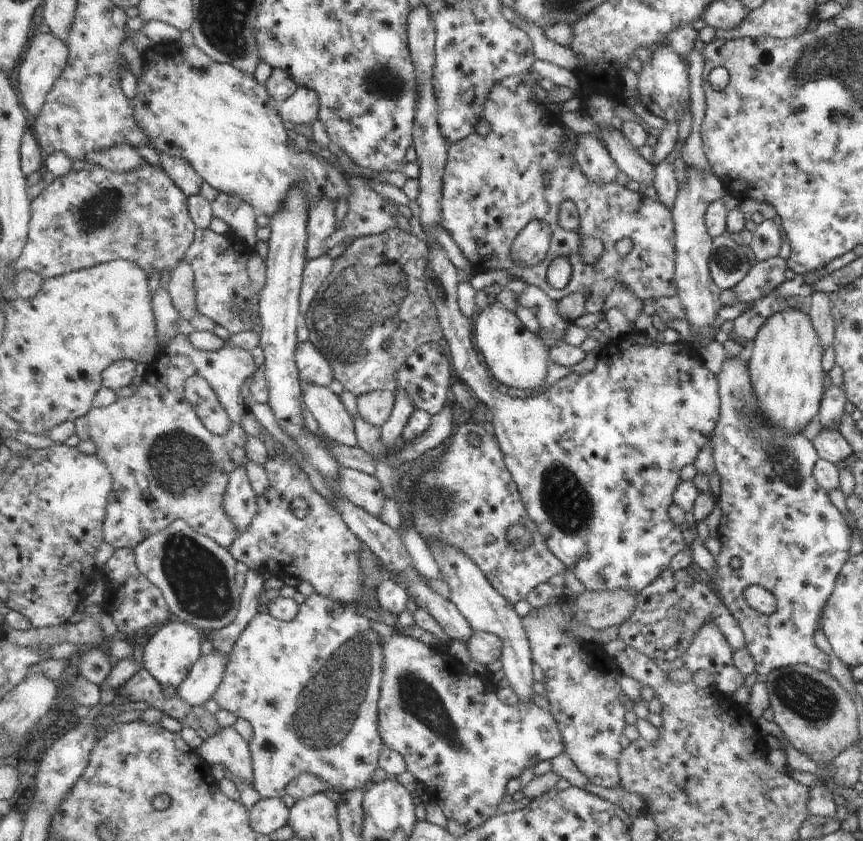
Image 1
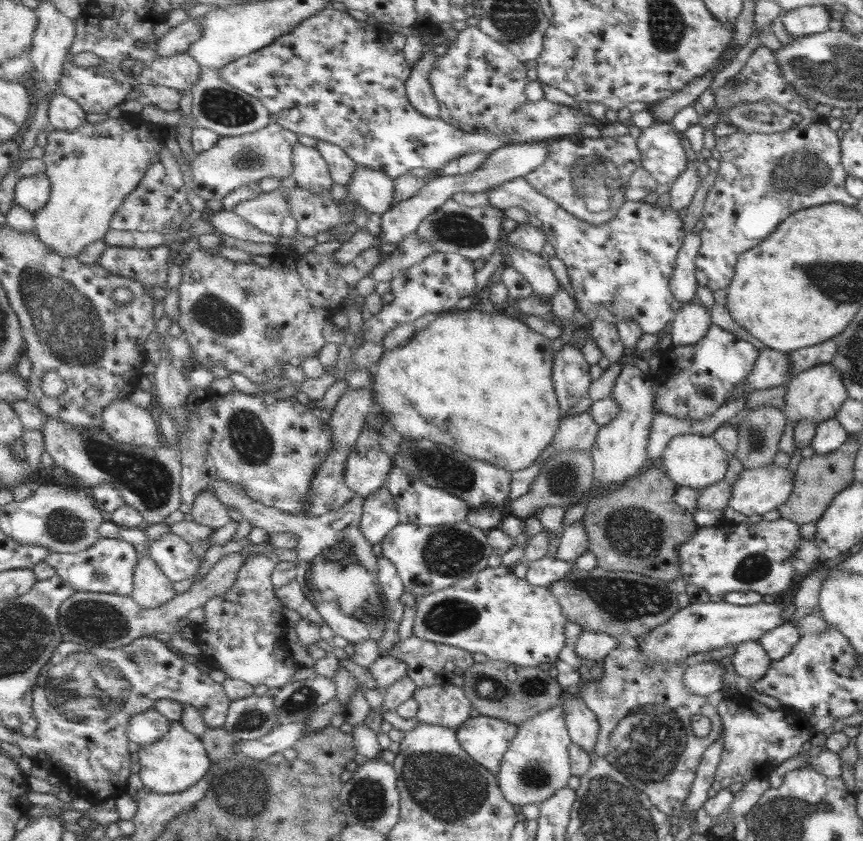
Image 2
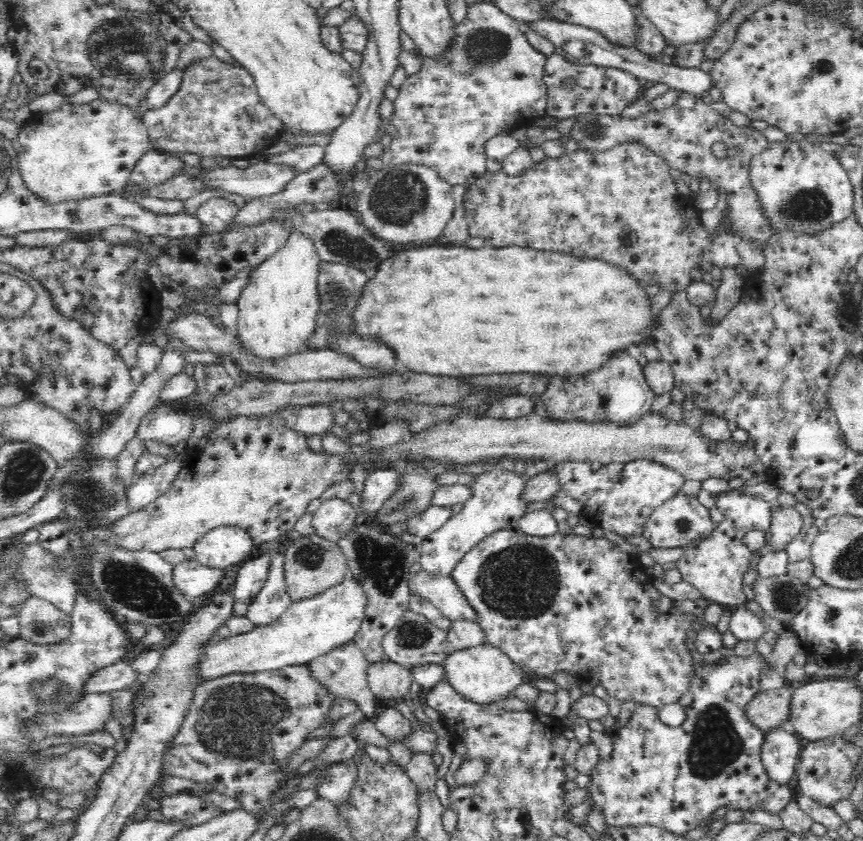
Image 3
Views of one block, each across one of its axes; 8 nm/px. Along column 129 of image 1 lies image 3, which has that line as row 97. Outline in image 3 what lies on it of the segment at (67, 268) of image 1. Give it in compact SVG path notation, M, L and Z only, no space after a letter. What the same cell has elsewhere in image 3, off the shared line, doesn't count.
M216 58L191 62L182 72L182 84L162 110L147 110L142 122L146 126L150 146L162 153L198 154L200 157L246 159L263 154L282 134L282 122L263 104L254 77L242 65L231 66Z

